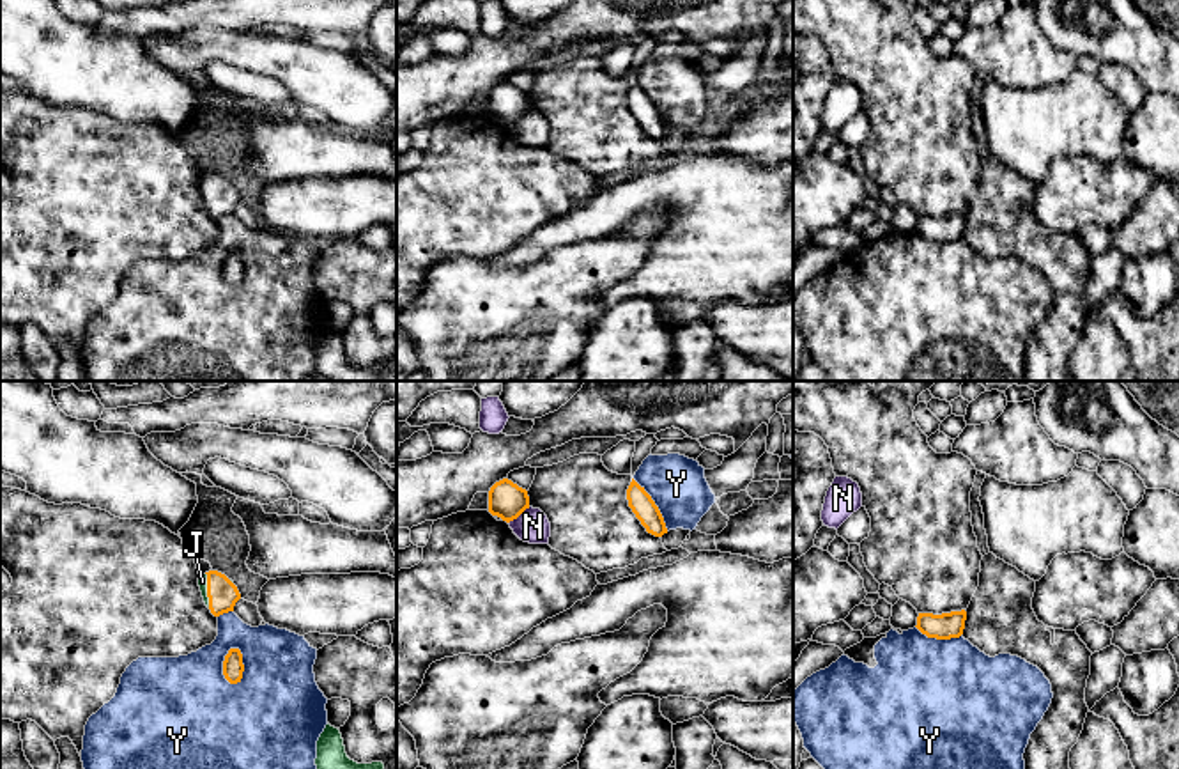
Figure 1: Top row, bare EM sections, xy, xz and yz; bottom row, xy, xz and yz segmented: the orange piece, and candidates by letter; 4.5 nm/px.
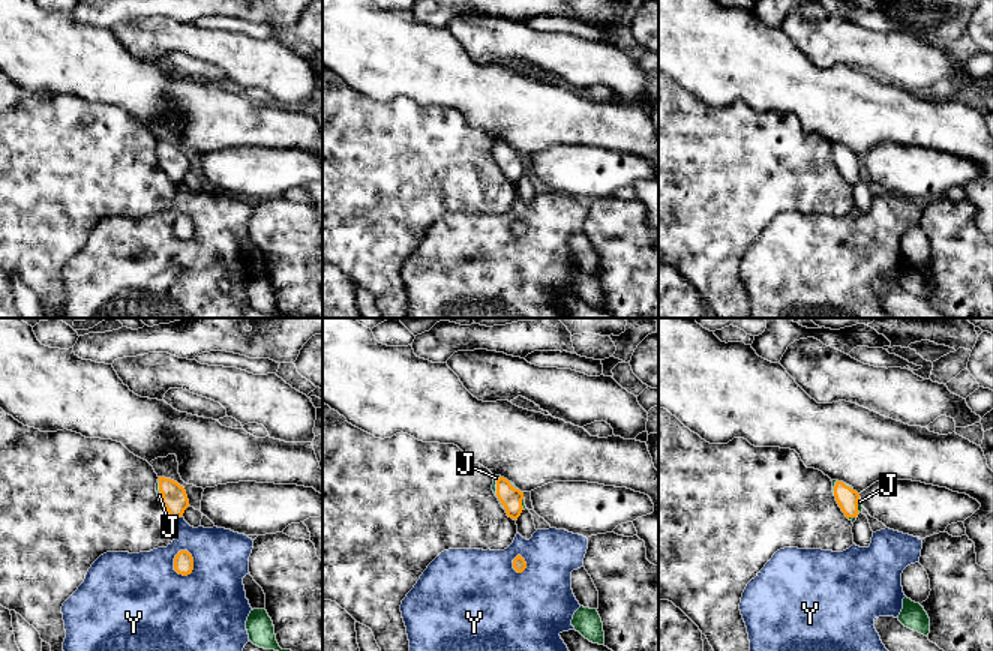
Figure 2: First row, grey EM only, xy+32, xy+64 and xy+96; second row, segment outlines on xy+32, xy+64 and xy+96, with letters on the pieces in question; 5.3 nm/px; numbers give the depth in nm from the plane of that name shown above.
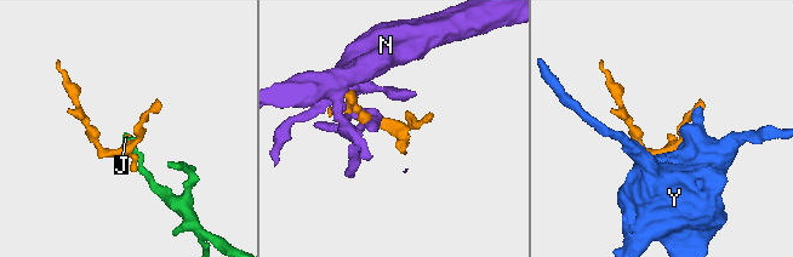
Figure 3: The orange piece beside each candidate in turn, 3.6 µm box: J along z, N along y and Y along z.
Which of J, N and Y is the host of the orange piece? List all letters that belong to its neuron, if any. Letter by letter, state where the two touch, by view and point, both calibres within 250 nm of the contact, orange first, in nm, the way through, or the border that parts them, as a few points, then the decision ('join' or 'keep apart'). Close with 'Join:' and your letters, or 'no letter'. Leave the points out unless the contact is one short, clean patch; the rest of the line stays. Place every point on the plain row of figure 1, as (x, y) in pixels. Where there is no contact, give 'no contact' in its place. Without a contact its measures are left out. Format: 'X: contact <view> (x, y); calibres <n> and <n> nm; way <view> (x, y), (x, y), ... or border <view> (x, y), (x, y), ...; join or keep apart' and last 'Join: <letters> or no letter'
J: contact xy (208, 194); calibres 140 and 50 nm; way xy (222, 195), (208, 194), (202, 185); join
N: contact xz (519, 117); calibres 170 and 150 nm; keep apart
Y: contact xy (243, 271); calibres 100 and 440 nm; keep apart
Join: J

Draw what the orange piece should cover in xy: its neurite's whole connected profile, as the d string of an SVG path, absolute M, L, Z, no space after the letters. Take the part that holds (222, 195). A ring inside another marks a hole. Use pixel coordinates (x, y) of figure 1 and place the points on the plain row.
M209 174L198 181L198 190L205 209L214 220L234 214L241 197L232 183L218 174Z

